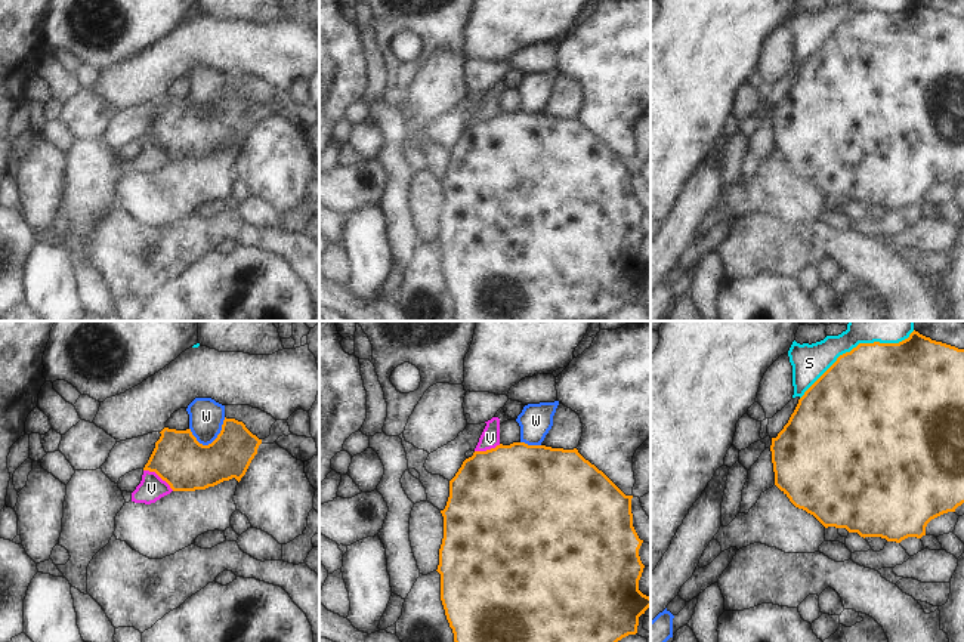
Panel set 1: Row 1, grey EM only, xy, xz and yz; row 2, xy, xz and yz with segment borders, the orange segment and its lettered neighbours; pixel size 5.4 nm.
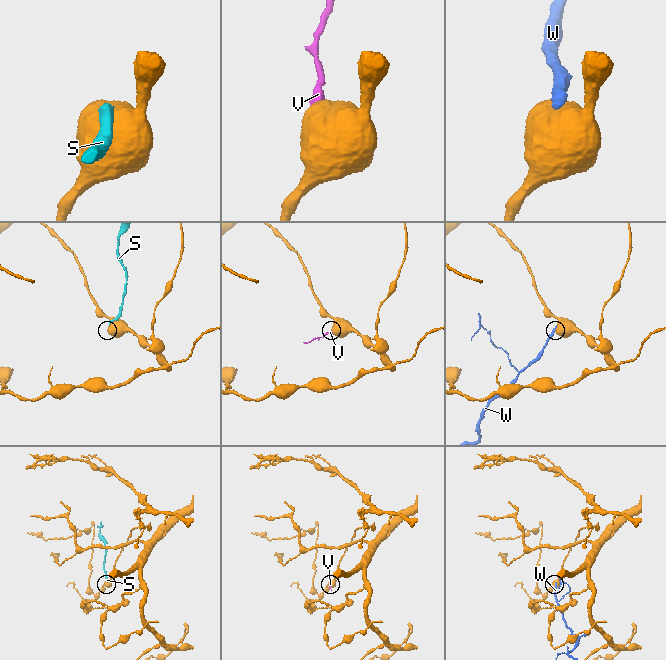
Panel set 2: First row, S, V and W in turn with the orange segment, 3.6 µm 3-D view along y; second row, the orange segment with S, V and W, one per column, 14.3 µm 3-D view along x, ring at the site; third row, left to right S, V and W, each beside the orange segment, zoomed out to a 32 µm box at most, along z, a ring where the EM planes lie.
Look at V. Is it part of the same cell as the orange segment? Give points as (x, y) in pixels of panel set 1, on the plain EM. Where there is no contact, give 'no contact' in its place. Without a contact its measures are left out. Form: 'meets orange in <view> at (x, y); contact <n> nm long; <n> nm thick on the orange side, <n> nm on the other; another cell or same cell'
meets orange in xy at (158, 144); contact 200 nm long; 280 nm thick on the orange side, 140 nm on the other; another cell

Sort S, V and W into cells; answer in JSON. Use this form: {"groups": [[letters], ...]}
{"groups": [["S", "W"], ["V"]]}

